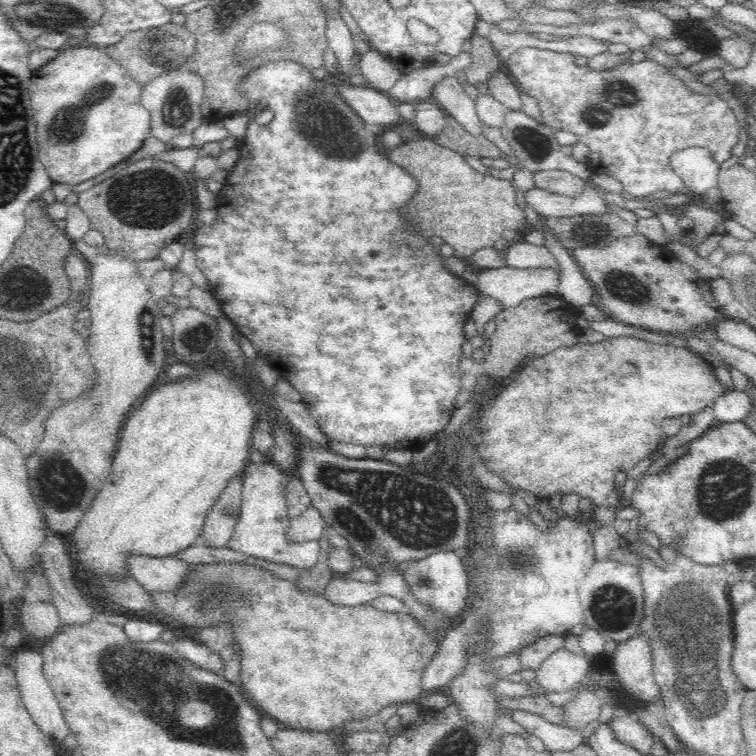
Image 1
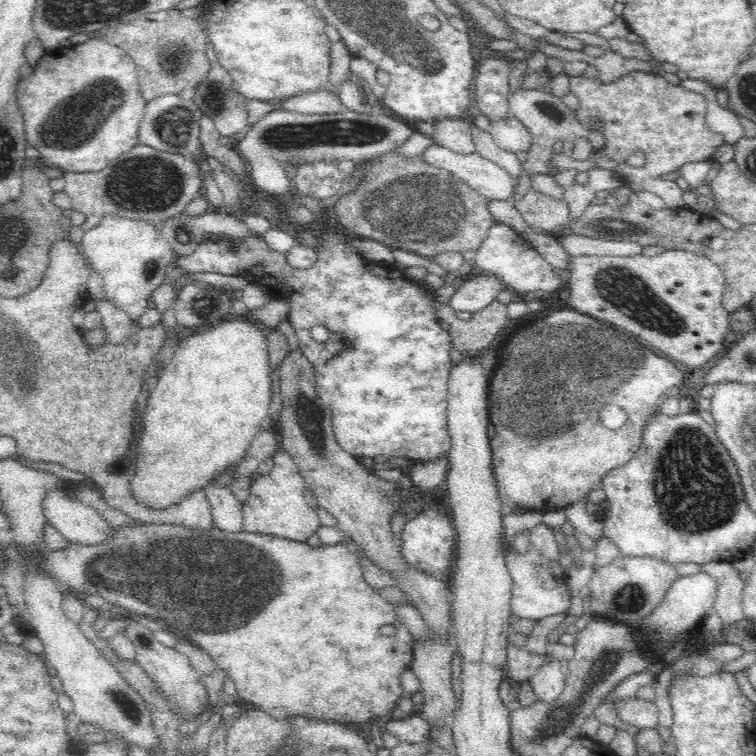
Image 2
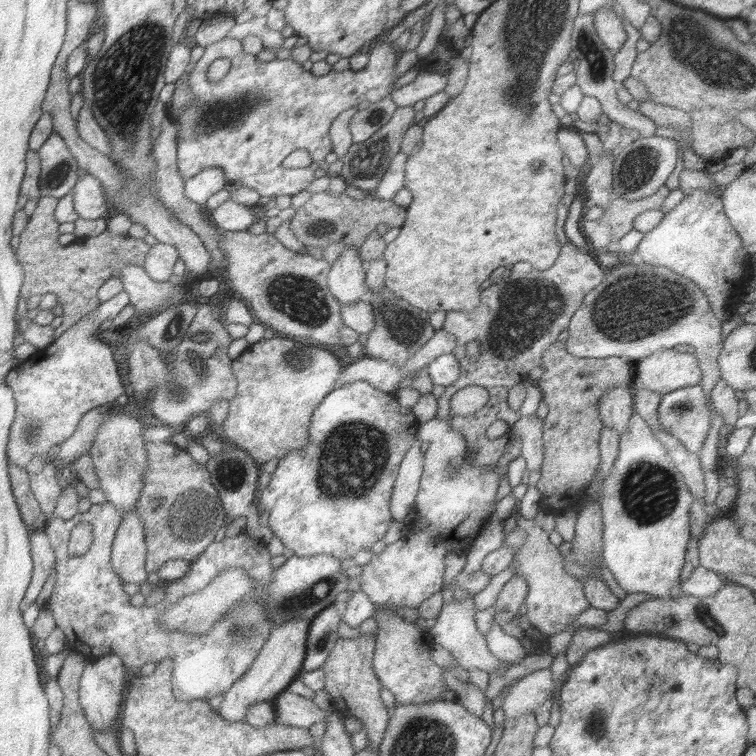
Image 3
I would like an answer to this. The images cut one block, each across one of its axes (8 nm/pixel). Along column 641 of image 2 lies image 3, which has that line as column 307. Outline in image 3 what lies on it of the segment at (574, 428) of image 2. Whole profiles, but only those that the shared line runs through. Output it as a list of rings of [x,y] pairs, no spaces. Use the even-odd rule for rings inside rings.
[[[273,334],[271,340],[259,340],[245,348],[231,364],[237,380],[237,394],[229,402],[229,414],[215,432],[231,446],[245,450],[257,466],[269,460],[281,460],[309,444],[309,426],[315,406],[333,390],[343,366],[331,354],[331,348],[321,348],[301,340],[289,340]]]

